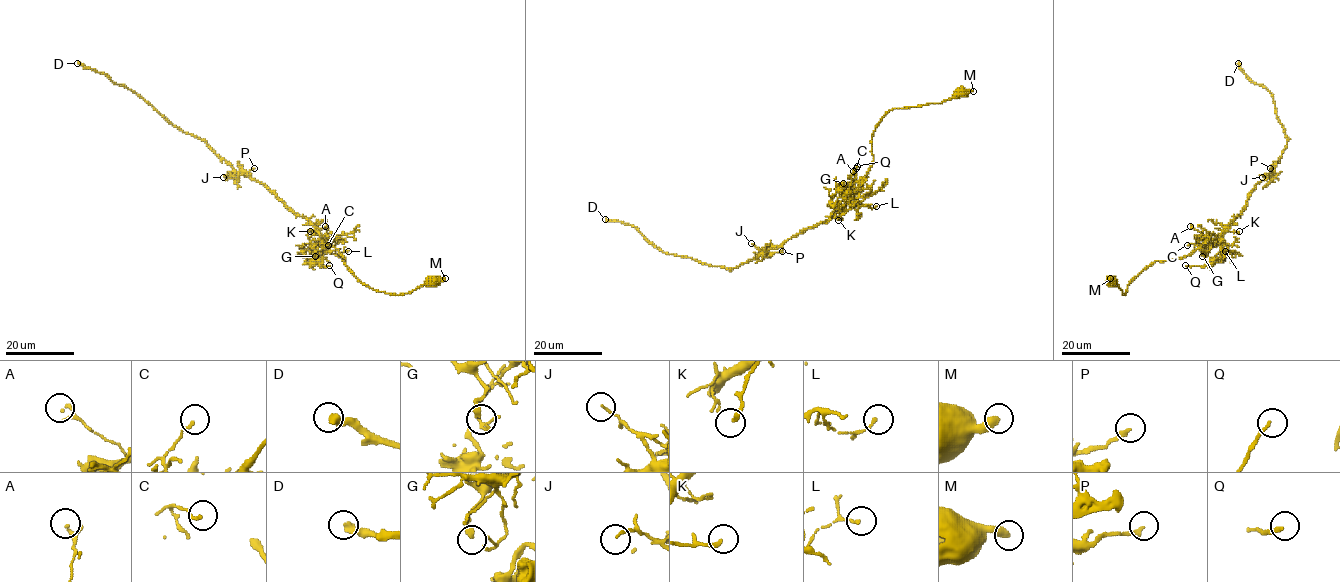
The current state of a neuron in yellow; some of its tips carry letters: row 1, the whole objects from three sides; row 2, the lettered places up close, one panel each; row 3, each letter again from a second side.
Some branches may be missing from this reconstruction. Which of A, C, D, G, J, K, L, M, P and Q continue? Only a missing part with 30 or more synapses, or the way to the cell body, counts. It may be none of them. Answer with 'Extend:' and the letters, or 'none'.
Extend: D

